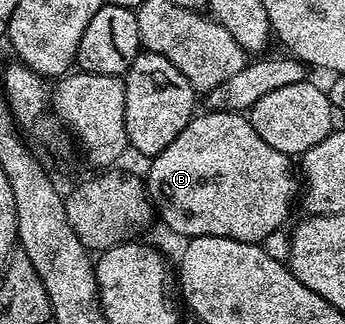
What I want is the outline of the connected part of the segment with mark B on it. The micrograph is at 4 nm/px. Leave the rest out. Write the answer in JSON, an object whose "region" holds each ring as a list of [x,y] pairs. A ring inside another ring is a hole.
{"region":[[[205,112],[193,116],[174,143],[151,158],[149,165],[152,166],[146,176],[147,195],[159,220],[161,217],[183,239],[229,237],[235,241],[263,243],[266,235],[285,224],[292,200],[298,197],[298,177],[292,174],[289,154],[274,151],[274,147],[254,131],[247,116],[239,112]]]}

